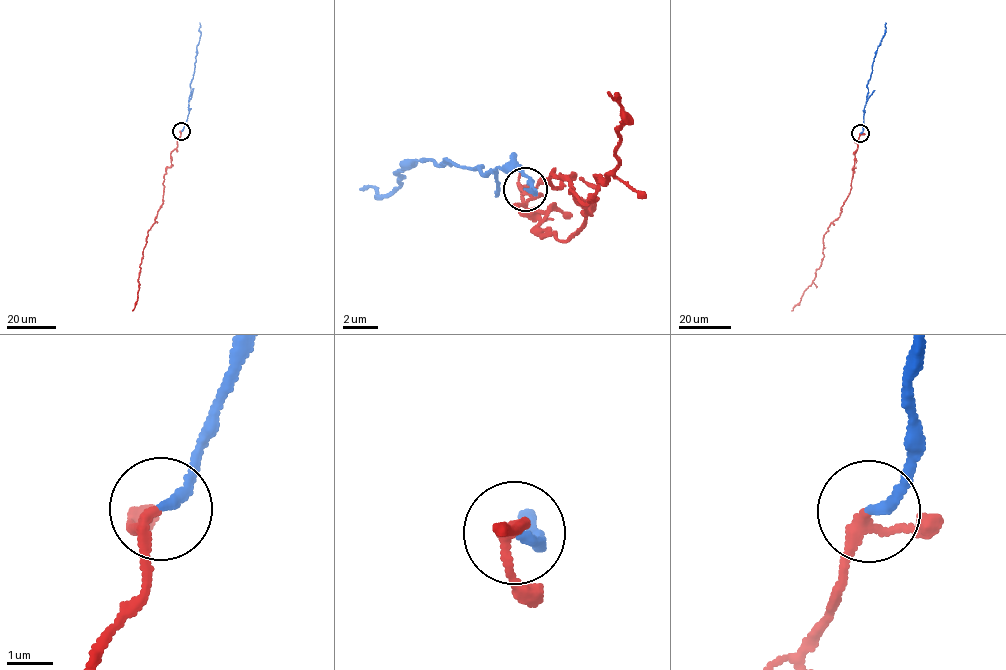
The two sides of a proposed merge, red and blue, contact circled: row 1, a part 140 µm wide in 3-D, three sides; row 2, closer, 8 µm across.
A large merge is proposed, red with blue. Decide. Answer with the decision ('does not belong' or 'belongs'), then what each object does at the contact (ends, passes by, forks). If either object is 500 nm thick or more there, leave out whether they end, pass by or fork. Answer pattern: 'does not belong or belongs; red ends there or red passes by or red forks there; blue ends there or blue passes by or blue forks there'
belongs; red passes by; blue ends there

